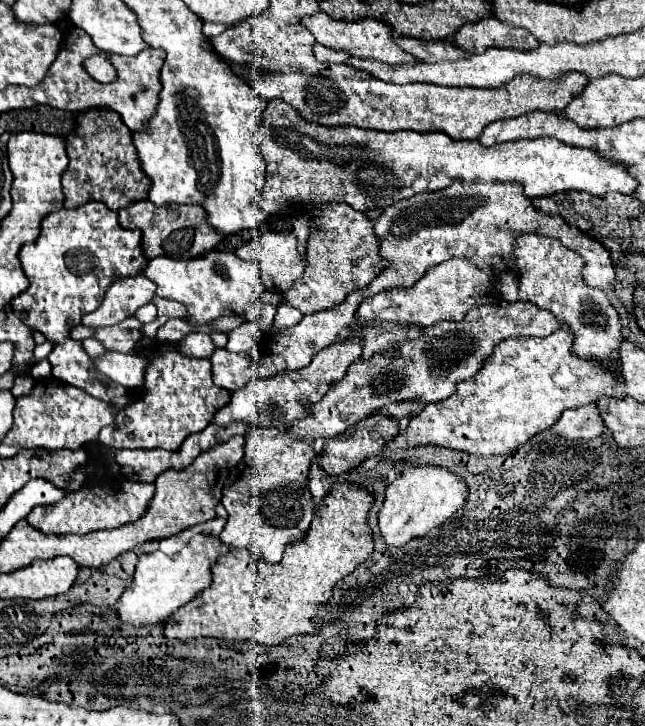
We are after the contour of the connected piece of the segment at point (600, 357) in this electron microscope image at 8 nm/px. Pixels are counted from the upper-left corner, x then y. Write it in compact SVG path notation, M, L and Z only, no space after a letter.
M519 235L513 247L513 259L519 269L519 297L521 301L535 303L541 309L551 311L573 333L571 353L579 359L593 359L599 365L609 363L609 357L617 357L621 347L621 323L619 315L609 303L605 291L585 285L581 277L583 257L569 251L561 241L541 235Z

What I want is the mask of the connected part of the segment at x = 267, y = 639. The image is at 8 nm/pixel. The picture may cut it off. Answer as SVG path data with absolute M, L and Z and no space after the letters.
M335 483L329 495L323 499L319 517L311 523L307 537L299 543L289 545L281 563L269 565L253 557L247 549L231 549L211 565L213 583L209 585L209 589L199 593L185 607L177 609L177 613L173 613L165 621L163 635L181 643L187 643L197 637L217 637L225 641L253 641L259 645L279 645L283 639L293 635L317 635L321 629L315 623L319 619L317 611L333 597L333 585L353 573L353 569L373 553L373 537L367 525L367 513L371 505L373 497L363 487Z

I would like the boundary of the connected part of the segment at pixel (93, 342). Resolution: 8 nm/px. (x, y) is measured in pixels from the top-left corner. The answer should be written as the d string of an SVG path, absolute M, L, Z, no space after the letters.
M95 337L85 339L85 341L83 341L83 347L85 347L85 351L87 351L87 355L89 355L89 357L101 357L101 355L105 355L105 353L107 353L107 351L105 351L105 347L101 345L101 341L97 341Z

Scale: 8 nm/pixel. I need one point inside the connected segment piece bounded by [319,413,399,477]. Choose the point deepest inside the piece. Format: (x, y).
(342, 453)

